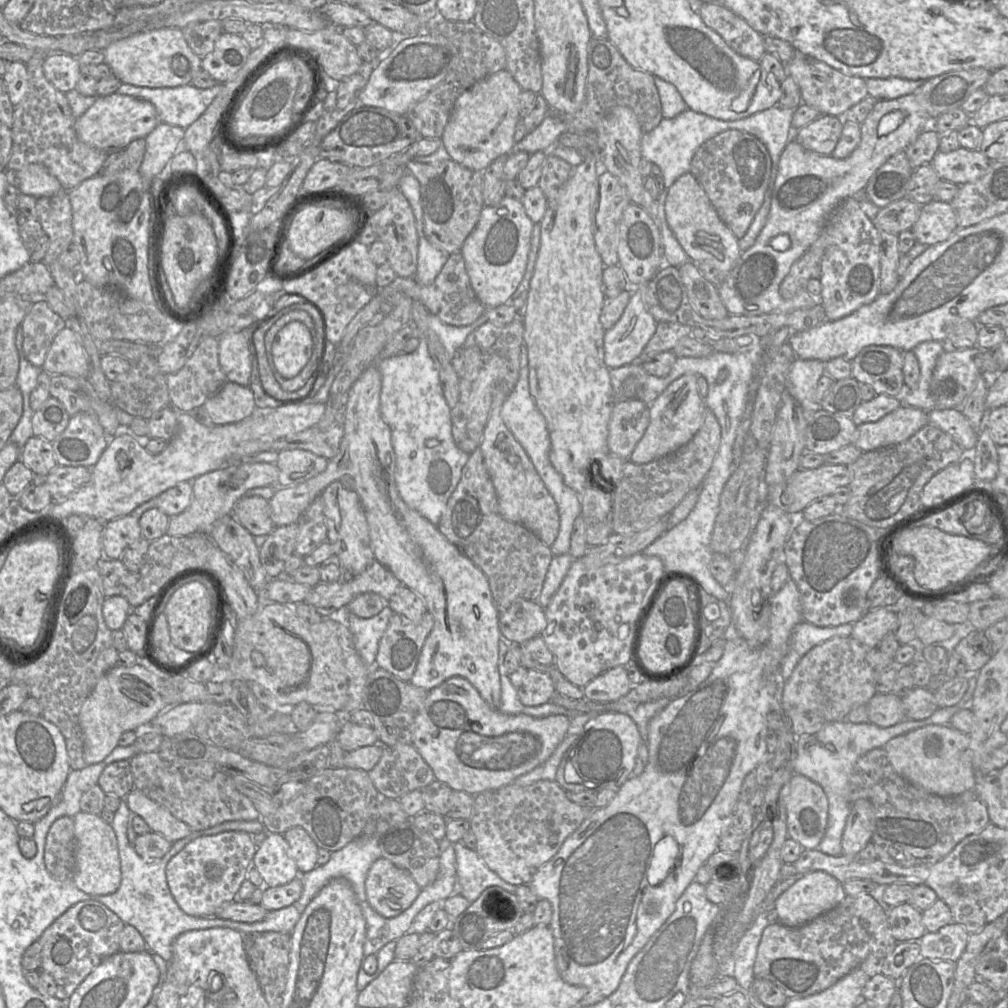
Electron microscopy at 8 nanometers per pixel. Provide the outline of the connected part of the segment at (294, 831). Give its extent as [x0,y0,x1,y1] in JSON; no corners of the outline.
[283,827,319,874]

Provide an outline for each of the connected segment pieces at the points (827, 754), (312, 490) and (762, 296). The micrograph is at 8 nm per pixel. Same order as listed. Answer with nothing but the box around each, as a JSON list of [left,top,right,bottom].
[[794,701,969,856],[268,364,501,710],[718,93,932,316]]

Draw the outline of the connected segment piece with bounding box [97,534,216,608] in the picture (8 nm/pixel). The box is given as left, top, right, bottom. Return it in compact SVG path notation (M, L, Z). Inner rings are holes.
M192 534L187 536L163 535L150 542L141 568L136 572L129 571L120 559L103 558L97 565L102 580L105 597L123 596L131 608L138 607L153 597L160 587L172 576L187 570L204 569L209 557L209 549L216 546L208 535Z

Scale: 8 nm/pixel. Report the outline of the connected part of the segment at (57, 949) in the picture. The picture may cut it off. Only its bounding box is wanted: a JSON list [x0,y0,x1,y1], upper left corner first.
[39,900,125,999]

